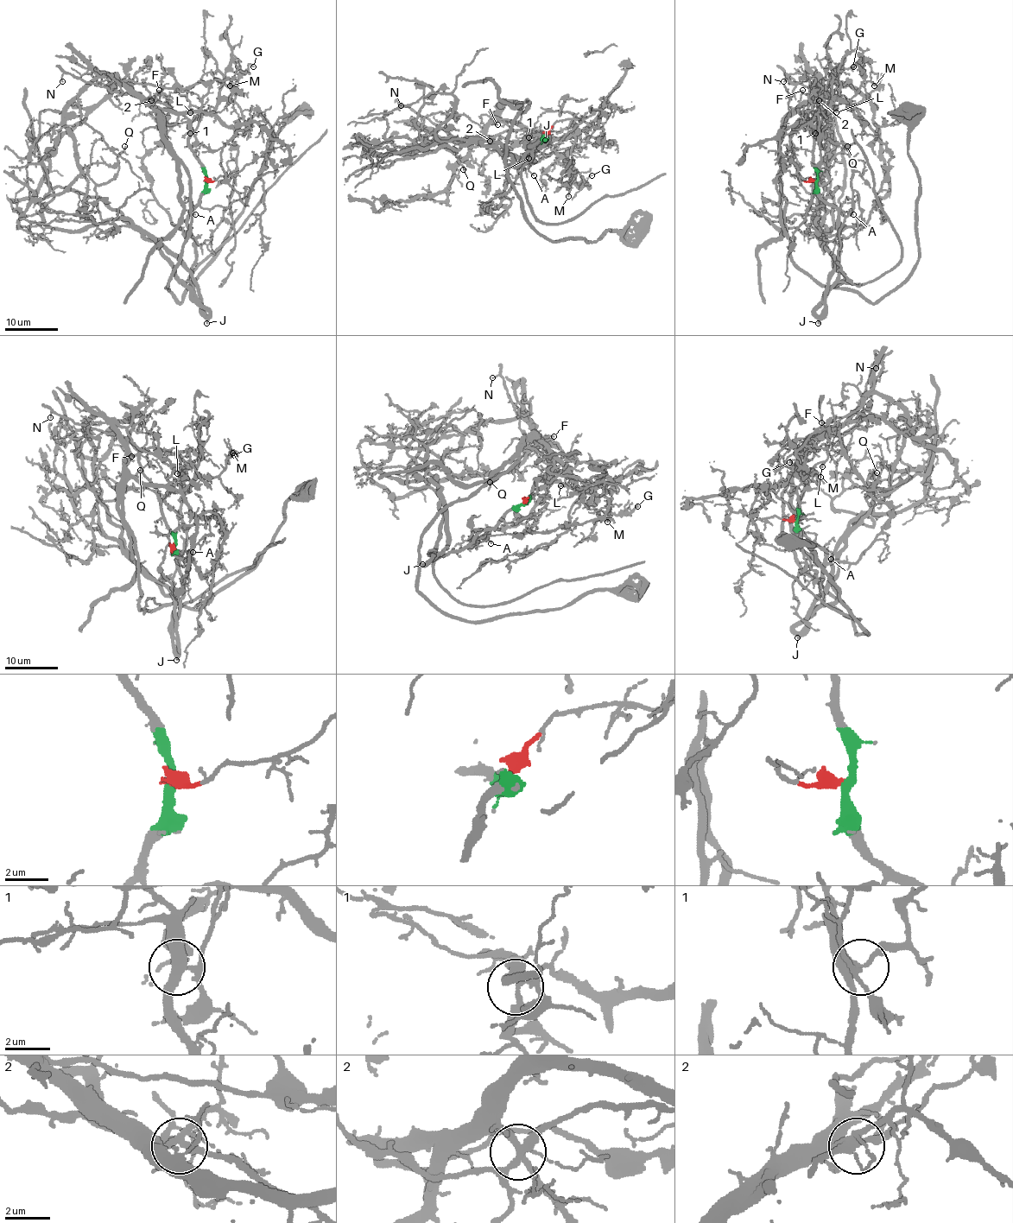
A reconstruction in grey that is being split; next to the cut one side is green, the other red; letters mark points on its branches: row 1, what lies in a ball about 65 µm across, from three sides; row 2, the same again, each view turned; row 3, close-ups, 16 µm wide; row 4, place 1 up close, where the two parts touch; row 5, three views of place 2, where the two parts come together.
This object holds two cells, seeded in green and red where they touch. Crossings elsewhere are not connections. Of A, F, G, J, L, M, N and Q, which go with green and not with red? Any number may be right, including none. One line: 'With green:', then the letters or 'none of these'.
With green: A, J, L, N, Q

